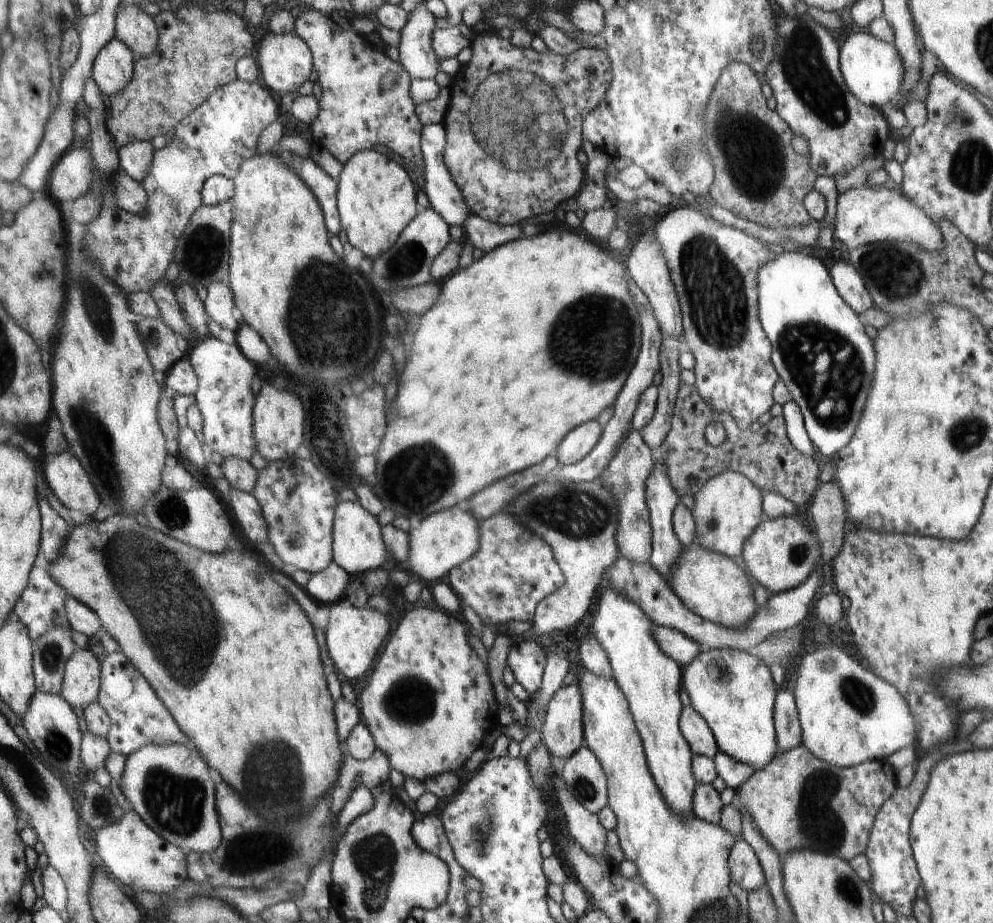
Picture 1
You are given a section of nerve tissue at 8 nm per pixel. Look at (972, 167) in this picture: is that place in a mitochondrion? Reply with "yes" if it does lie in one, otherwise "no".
yes

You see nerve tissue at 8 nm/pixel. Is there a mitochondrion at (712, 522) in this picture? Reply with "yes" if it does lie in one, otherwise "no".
yes

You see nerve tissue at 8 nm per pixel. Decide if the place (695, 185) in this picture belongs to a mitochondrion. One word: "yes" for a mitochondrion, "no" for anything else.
no

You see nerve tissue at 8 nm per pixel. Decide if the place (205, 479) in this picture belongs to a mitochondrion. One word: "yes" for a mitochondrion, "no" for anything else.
no

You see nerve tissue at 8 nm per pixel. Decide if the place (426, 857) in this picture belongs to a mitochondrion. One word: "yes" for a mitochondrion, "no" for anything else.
no

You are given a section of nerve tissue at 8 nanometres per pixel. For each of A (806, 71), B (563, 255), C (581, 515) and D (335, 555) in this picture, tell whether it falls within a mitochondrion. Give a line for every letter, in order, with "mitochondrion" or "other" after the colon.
A: mitochondrion
B: other
C: mitochondrion
D: other

